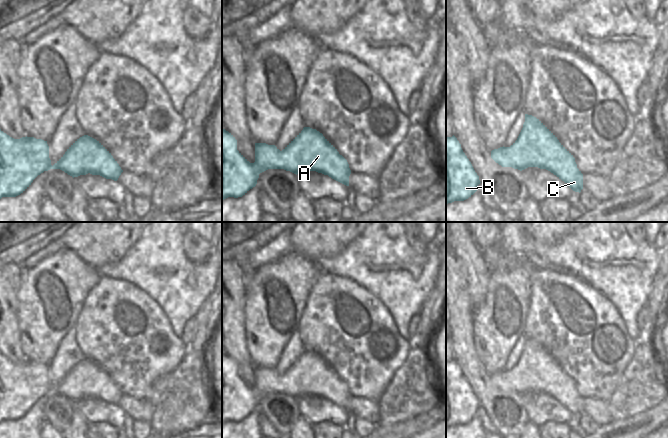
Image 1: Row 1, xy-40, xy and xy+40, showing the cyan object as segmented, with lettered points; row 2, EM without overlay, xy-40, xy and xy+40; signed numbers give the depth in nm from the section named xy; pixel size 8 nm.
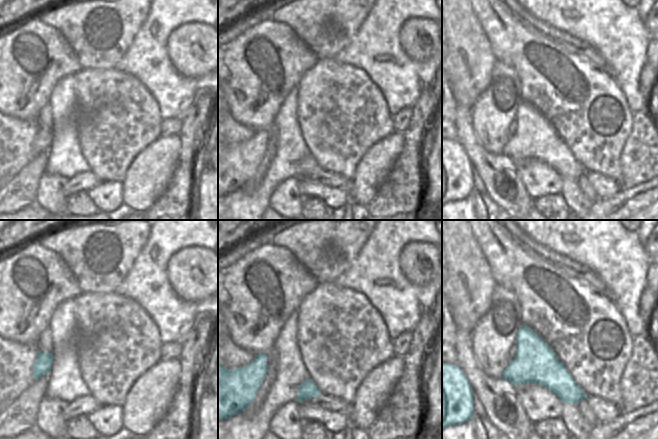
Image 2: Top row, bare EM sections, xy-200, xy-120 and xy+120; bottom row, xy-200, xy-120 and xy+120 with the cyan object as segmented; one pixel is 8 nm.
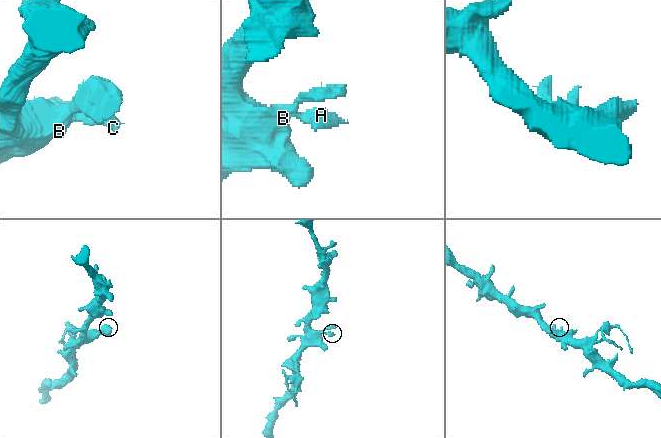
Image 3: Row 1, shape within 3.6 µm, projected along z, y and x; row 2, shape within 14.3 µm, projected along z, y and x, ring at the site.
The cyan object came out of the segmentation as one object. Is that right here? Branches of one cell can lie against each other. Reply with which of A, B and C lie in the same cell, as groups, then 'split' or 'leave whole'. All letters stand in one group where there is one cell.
A B C; leave whole

